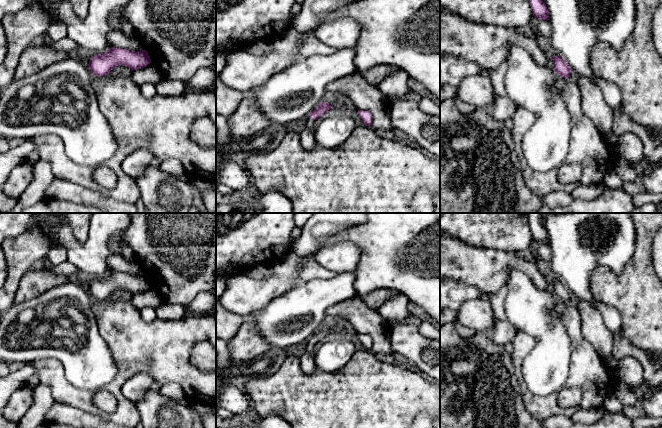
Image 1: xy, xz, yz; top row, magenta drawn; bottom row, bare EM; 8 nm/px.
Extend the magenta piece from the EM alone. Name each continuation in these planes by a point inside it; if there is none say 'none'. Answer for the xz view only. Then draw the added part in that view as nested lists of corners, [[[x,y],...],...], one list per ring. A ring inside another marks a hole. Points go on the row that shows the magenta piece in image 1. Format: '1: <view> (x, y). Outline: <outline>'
1: xz (310, 123). Outline: [[[308,118],[307,121],[306,121],[306,129],[310,133],[314,134],[315,128],[316,128],[316,121],[311,119],[311,118]]]

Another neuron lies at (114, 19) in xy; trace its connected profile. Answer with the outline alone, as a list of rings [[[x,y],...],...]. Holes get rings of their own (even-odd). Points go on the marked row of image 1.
[[[111,13],[109,15],[109,24],[114,29],[120,29],[121,28],[121,16],[117,13]]]

